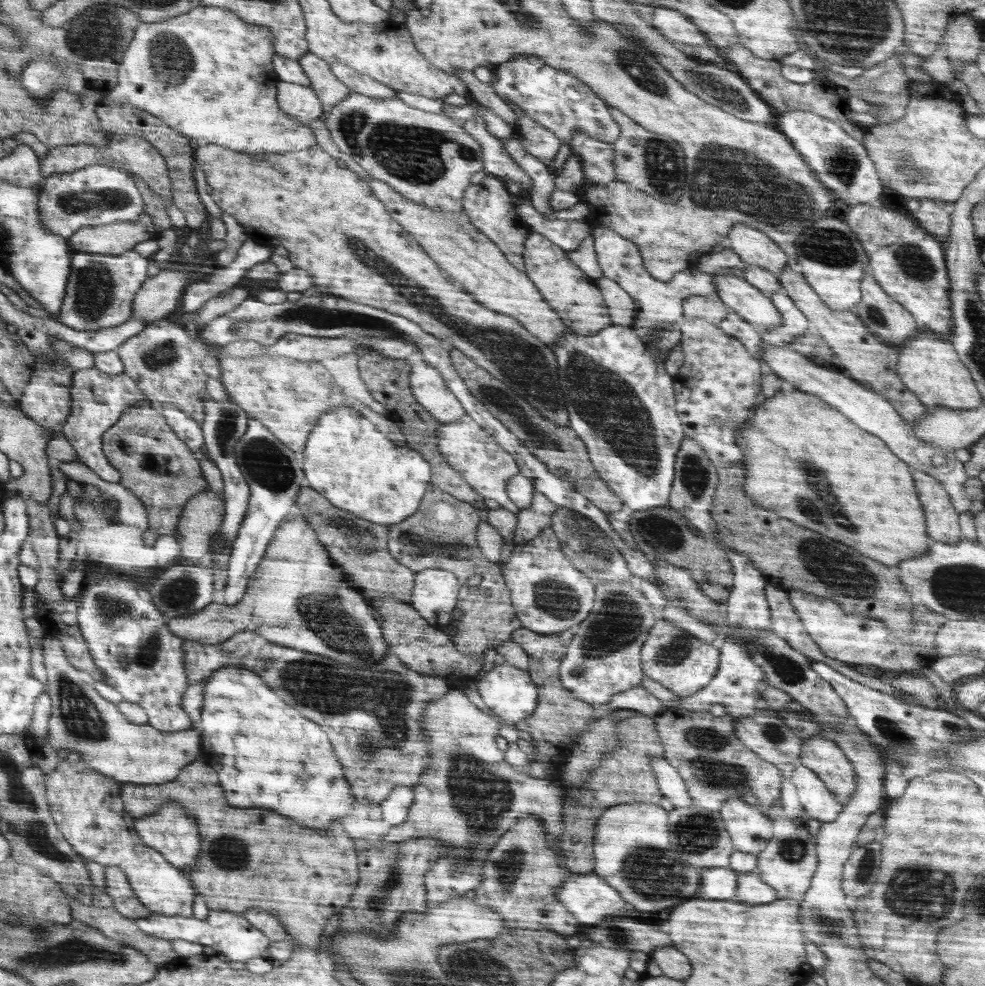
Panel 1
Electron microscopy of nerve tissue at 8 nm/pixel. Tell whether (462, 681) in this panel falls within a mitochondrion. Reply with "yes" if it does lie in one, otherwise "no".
no

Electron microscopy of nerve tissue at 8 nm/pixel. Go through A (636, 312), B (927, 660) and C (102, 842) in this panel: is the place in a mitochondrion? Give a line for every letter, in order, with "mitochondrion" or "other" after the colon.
A: other
B: other
C: other

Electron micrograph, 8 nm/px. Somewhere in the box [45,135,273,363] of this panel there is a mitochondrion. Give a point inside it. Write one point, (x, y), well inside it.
(94, 297)

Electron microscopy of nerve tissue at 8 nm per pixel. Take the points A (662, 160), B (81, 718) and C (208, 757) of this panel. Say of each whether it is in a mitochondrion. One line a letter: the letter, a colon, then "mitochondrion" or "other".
A: mitochondrion
B: mitochondrion
C: other

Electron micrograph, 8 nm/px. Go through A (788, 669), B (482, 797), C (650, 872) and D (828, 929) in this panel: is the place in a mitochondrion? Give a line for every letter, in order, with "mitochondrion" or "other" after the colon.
A: mitochondrion
B: mitochondrion
C: mitochondrion
D: mitochondrion

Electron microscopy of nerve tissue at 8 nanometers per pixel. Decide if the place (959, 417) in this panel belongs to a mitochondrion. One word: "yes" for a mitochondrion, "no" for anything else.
no

